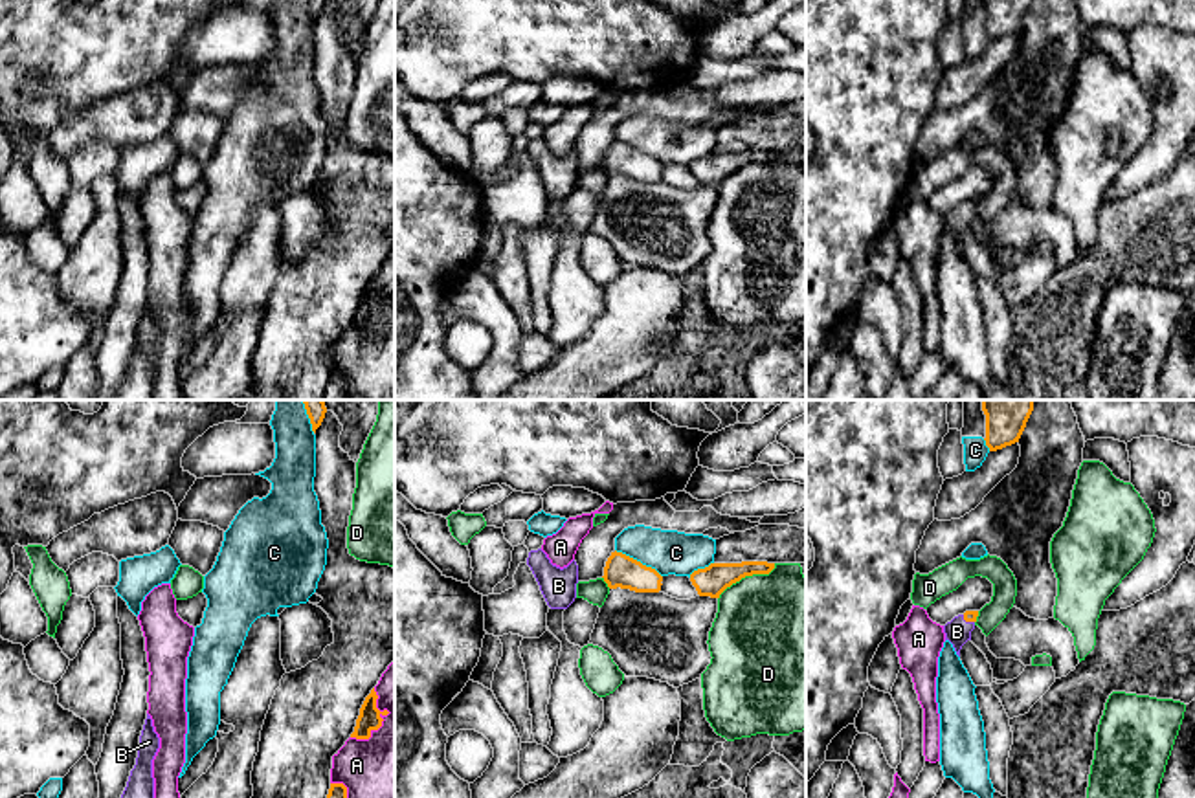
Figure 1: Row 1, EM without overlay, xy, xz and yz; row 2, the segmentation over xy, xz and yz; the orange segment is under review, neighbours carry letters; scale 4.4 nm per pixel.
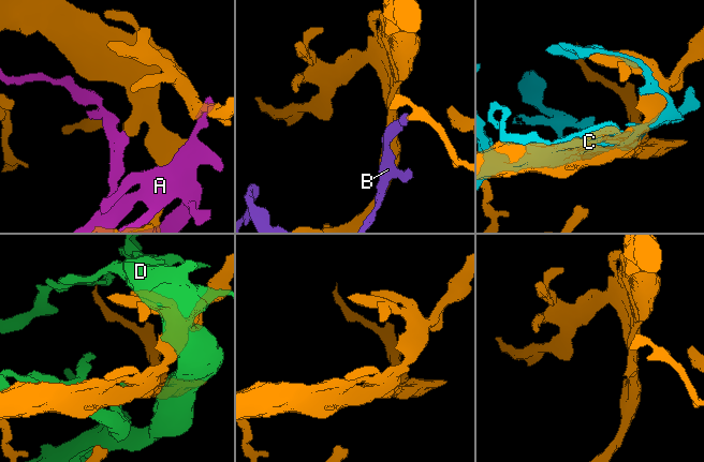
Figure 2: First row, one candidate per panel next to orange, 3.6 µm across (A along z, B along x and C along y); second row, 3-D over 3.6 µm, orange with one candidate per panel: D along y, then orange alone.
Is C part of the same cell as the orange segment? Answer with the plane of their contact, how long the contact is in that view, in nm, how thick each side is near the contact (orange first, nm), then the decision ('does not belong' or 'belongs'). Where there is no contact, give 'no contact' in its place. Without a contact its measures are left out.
xz | 240 nm | 140/190 nm | does not belong

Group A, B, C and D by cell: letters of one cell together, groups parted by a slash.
A / B / C / D

